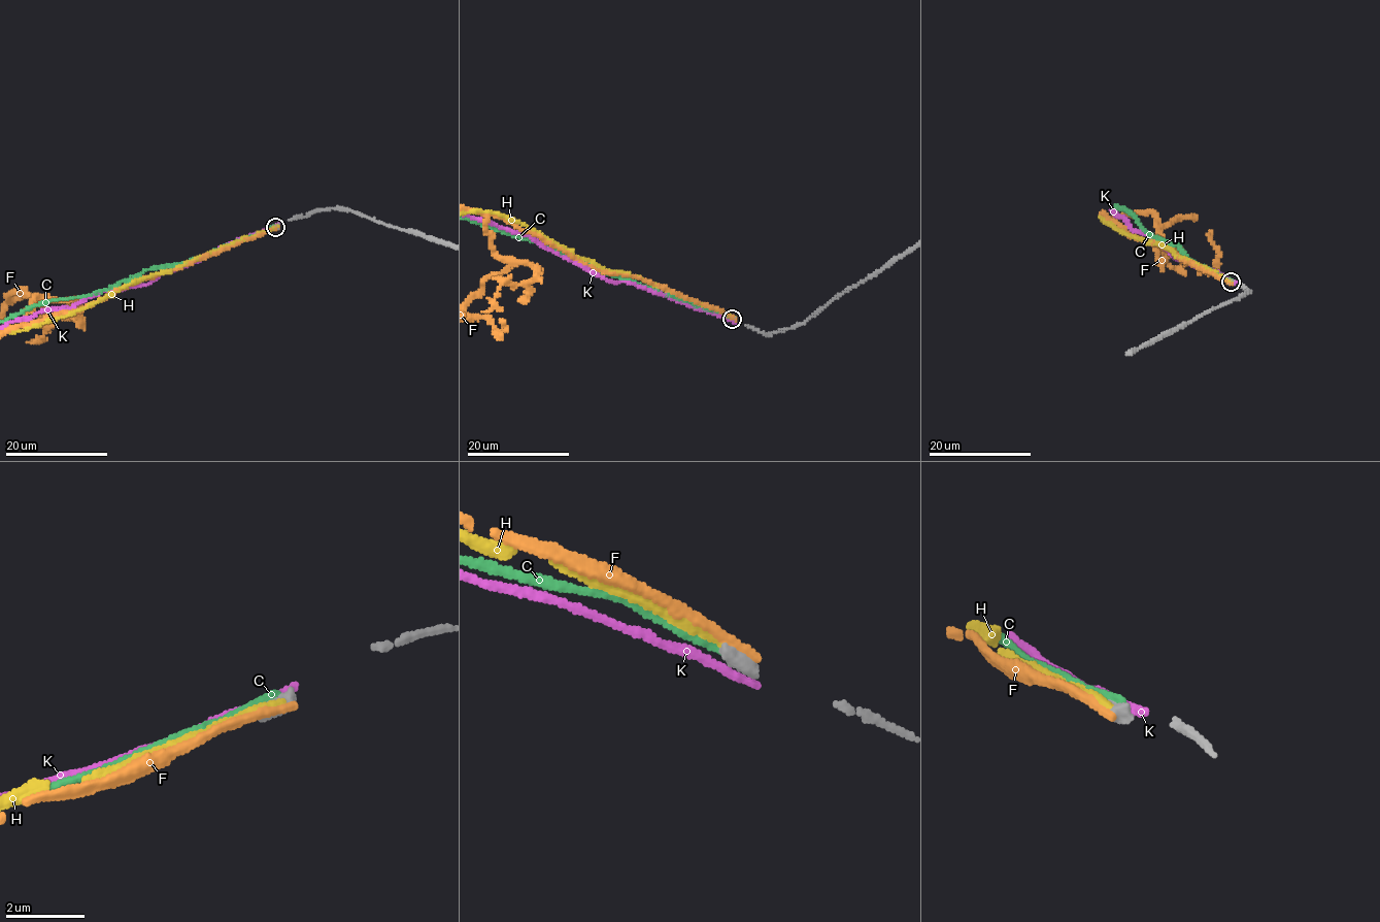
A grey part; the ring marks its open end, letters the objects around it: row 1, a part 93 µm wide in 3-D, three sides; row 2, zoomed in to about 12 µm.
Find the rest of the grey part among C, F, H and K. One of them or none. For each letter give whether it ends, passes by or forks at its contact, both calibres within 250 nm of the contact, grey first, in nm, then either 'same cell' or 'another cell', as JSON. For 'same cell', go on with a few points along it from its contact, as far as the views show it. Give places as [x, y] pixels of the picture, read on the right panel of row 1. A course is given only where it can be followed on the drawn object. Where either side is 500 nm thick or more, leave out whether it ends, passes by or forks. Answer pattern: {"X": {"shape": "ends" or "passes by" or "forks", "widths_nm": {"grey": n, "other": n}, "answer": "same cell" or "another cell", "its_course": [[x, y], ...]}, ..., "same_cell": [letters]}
{"C": {"shape": "ends", "widths_nm": {"grey": 420, "other": 200}, "answer": "another cell"}, "F": {"shape": "ends", "widths_nm": {"grey": 420, "other": 280}, "answer": "another cell"}, "H": {"shape": "ends", "widths_nm": {"grey": 420, "other": 220}, "answer": "same cell"}, "K": {"shape": "ends", "widths_nm": {"grey": 420, "other": 240}, "answer": "another cell"}, "same_cell": ["H"]}

